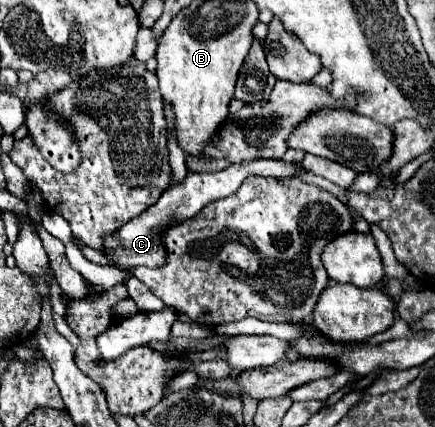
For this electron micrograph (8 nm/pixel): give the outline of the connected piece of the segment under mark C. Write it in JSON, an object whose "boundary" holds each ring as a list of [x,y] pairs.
{"boundary":[[[278,159],[278,161],[246,161],[246,165],[230,165],[216,173],[188,173],[184,181],[168,187],[166,193],[162,193],[162,197],[150,209],[146,209],[146,213],[140,213],[138,217],[134,217],[134,221],[128,221],[126,225],[122,225],[118,229],[120,245],[116,249],[104,249],[104,255],[112,263],[116,263],[120,269],[130,269],[136,265],[158,269],[158,265],[166,265],[166,247],[162,245],[162,229],[166,229],[166,225],[198,215],[200,209],[210,201],[216,201],[220,197],[234,193],[250,175],[284,179],[284,177],[300,175],[302,171],[304,171],[302,163],[286,163]]]}

